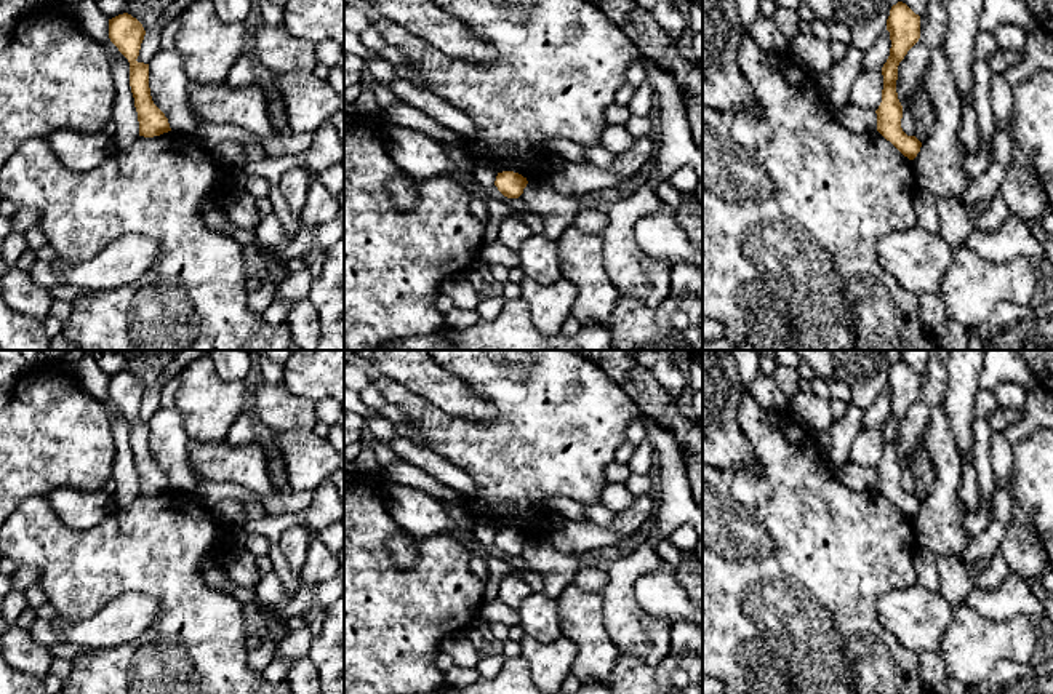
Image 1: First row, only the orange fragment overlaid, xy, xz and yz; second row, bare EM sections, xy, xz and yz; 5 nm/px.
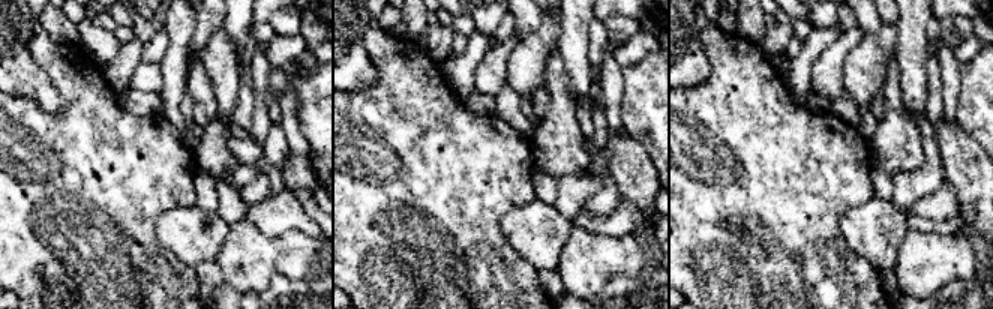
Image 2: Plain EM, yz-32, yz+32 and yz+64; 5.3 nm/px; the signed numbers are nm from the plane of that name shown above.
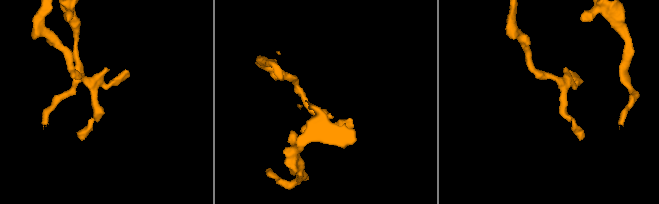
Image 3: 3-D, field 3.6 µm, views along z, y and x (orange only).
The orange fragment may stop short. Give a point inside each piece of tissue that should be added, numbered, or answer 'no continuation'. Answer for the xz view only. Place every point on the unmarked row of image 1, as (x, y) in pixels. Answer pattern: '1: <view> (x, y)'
no continuation

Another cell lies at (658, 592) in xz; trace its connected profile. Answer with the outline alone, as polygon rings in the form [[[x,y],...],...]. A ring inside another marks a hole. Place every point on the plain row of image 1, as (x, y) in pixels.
[[[667,563],[640,576],[634,585],[634,596],[648,616],[672,627],[680,622],[703,627],[703,609],[690,600],[675,568]]]

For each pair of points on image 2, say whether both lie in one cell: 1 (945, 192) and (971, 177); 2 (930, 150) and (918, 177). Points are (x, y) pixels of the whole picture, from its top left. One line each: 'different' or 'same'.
1: different
2: same

